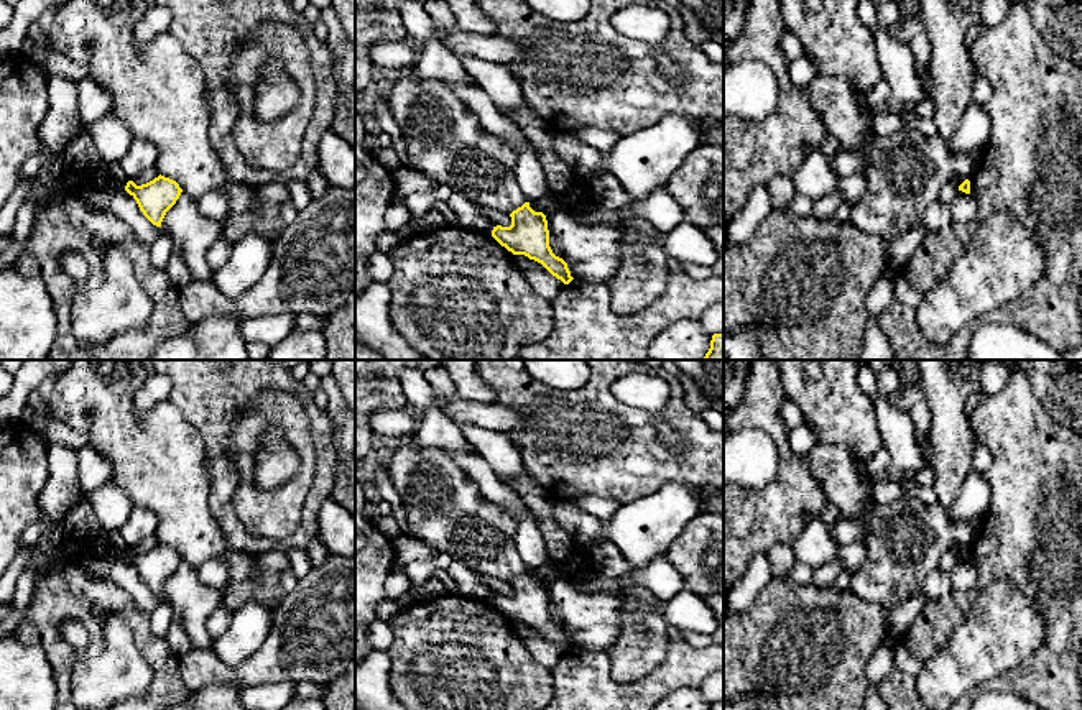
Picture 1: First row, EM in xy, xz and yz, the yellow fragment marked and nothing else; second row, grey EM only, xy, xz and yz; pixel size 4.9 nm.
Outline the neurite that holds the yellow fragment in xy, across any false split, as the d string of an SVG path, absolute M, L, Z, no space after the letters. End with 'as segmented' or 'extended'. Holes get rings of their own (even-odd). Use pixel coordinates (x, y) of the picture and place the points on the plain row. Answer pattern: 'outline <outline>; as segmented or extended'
outline M161 542L141 554L128 549L125 559L136 569L143 583L156 595L161 595L166 580L176 572L183 560L176 549Z; as segmented

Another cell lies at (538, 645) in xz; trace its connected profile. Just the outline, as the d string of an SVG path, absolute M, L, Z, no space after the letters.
M531 628L531 633L523 639L523 644L549 671L554 671L559 659L566 654L534 628Z

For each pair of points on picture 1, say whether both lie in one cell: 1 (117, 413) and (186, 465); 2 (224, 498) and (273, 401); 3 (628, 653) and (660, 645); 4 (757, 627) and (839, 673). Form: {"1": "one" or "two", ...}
{"1": "one", "2": "two", "3": "one", "4": "one"}

